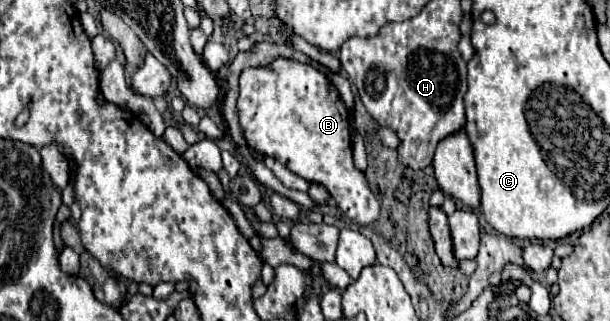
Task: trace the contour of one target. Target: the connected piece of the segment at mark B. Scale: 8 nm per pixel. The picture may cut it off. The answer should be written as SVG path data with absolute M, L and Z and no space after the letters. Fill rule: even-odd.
M279 57L267 67L245 69L239 87L239 121L249 147L275 157L295 175L325 185L351 221L371 225L379 217L379 201L369 191L365 175L353 167L349 110L325 73Z

